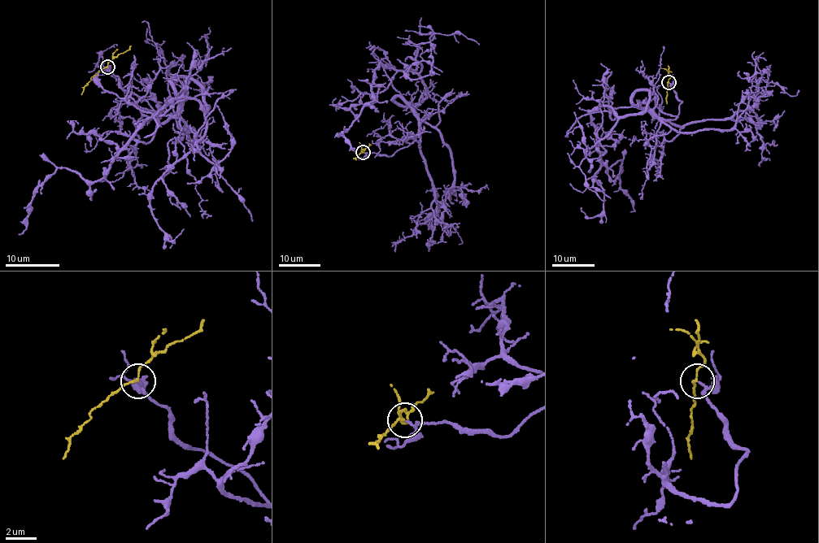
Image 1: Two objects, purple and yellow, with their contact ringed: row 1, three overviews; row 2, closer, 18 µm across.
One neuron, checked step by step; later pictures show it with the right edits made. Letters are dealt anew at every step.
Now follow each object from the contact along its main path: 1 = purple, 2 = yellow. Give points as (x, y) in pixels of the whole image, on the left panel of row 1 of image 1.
1: (108, 67), (157, 111), (180, 114), (178, 99), (171, 99), (99, 179), (56, 170), (37, 188), (19, 235)
2: (108, 67), (101, 69), (91, 79), (81, 95)

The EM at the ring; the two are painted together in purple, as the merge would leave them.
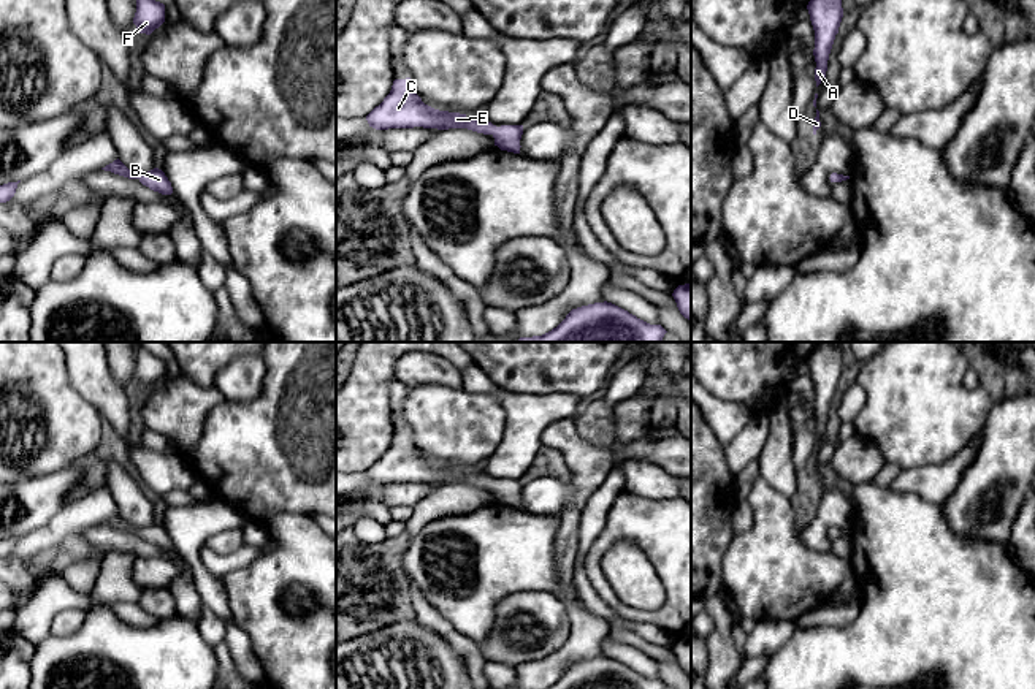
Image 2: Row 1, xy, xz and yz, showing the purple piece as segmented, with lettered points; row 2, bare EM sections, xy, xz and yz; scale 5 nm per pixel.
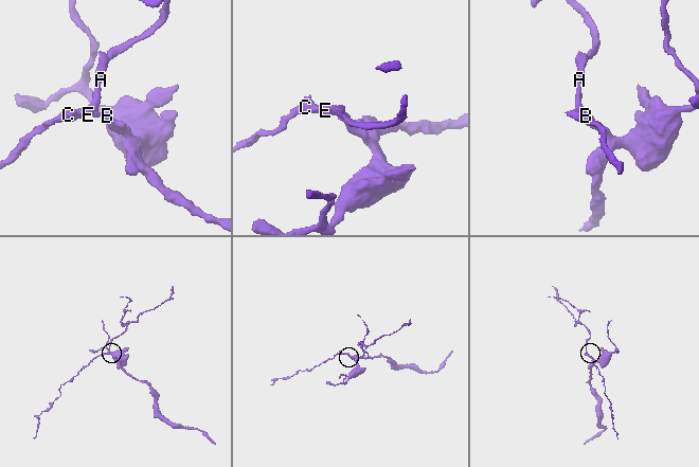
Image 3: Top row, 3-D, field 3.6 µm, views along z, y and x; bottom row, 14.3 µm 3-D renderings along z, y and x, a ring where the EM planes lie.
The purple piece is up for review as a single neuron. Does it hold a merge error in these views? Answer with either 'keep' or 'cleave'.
keep

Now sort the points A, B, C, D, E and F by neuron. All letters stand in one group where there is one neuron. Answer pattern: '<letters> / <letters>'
A B C D E F

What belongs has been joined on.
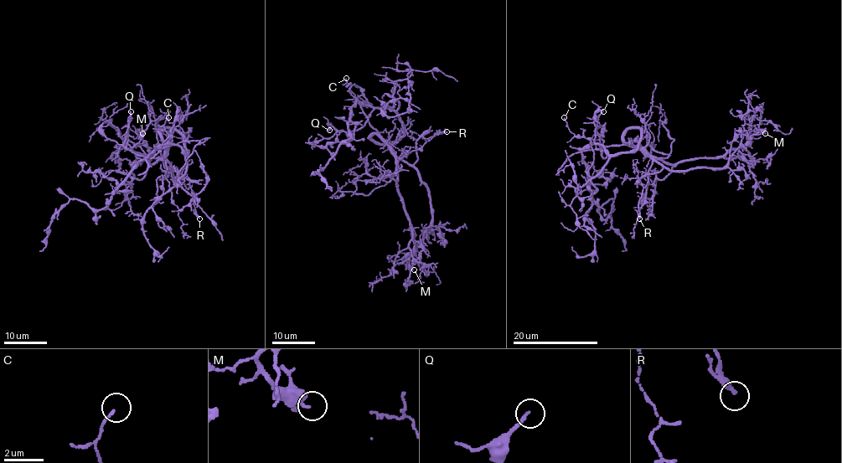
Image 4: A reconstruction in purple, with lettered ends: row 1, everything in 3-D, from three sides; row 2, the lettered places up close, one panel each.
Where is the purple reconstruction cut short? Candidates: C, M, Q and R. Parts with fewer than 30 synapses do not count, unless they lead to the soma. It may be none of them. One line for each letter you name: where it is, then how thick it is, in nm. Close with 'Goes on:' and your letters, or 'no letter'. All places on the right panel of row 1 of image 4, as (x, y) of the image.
Goes on: no letter

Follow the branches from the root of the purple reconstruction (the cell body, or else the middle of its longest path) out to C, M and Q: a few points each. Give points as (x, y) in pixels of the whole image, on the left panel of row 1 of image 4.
C: (162, 145), (157, 148), (164, 148), (169, 144), (170, 137), (164, 126), (168, 117)
M: (162, 145), (165, 151), (163, 156), (149, 164), (149, 157), (147, 156), (149, 149), (135, 132), (142, 133)
Q: (162, 145), (159, 145), (157, 153), (152, 157), (126, 149), (123, 143), (131, 111)

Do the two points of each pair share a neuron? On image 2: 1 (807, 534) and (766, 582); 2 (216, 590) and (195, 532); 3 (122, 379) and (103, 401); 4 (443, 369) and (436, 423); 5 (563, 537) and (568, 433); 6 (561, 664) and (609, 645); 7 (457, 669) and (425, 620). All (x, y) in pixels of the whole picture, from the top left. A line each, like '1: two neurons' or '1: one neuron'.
1: two neurons
2: one neuron
3: two neurons
4: two neurons
5: one neuron
6: two neurons
7: two neurons

